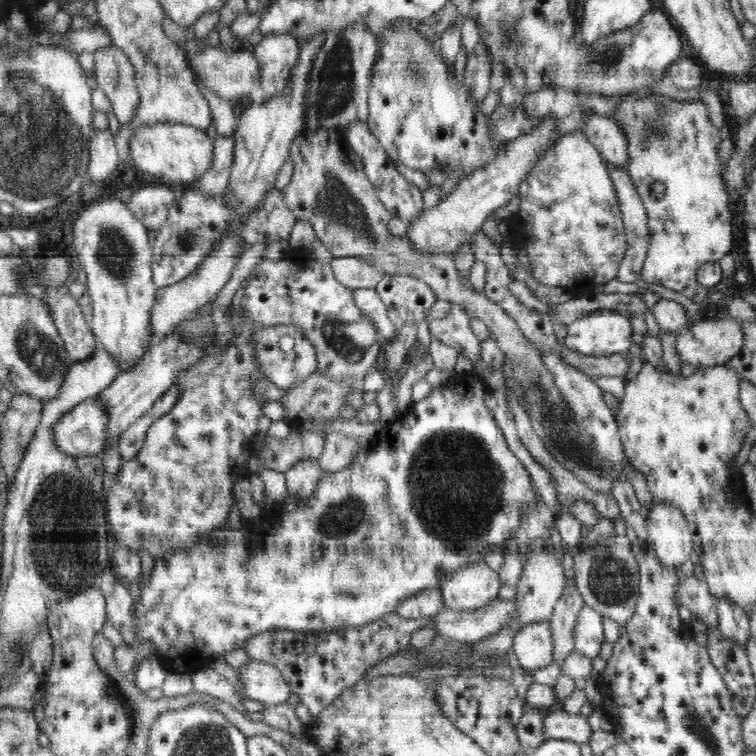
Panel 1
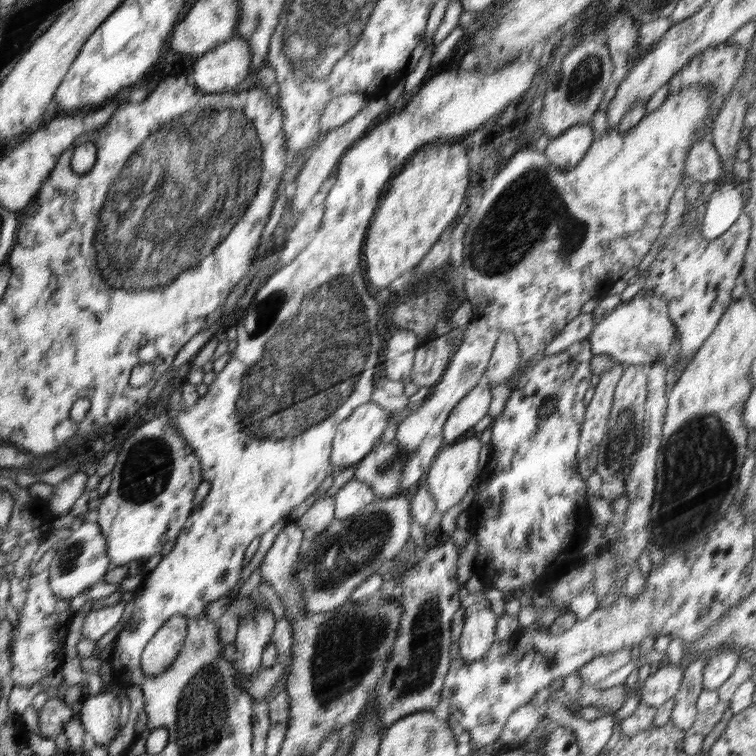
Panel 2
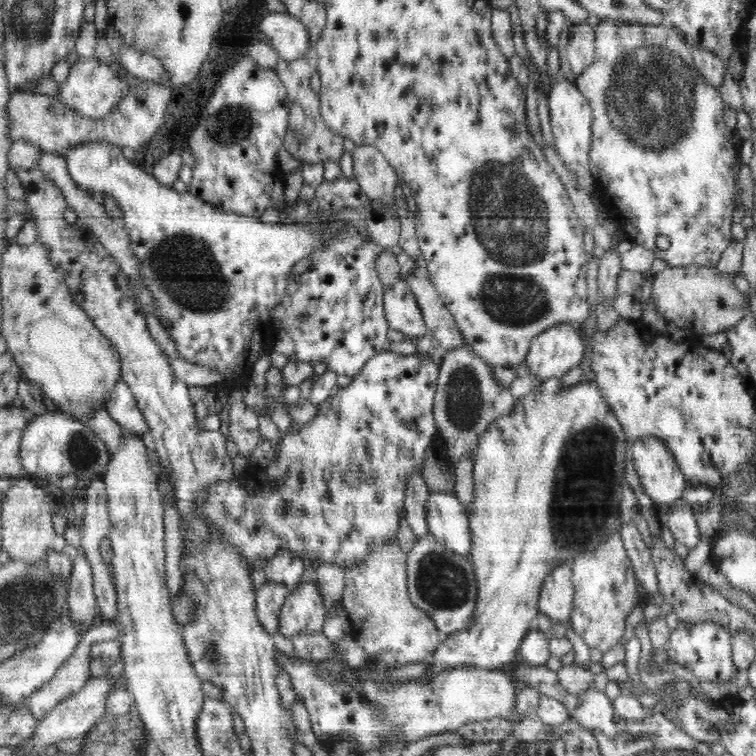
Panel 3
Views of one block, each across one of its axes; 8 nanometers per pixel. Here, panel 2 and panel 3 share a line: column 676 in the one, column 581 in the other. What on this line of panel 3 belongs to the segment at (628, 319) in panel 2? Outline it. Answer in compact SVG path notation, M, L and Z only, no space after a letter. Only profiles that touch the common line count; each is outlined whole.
M555 324L532 339L524 363L532 376L553 383L580 364L584 349L582 327Z

